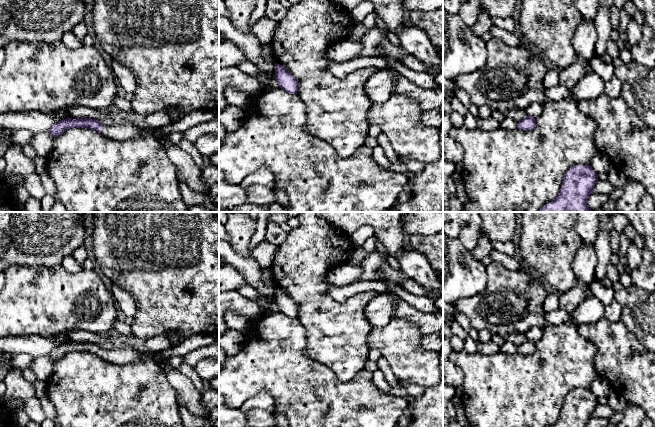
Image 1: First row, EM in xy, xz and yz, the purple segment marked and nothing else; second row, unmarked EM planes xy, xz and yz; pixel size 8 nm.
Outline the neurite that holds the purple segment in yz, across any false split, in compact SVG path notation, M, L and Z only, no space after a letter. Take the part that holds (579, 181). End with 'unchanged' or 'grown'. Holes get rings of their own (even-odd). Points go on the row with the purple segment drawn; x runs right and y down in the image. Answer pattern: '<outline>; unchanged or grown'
M576 165L571 167L564 176L557 197L545 204L539 212L594 212L587 205L587 198L593 194L593 188L598 182L598 174L590 165Z; unchanged

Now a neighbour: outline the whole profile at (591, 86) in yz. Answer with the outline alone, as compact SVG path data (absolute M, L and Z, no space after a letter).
M592 72L588 75L584 75L577 84L569 89L559 84L557 86L546 89L546 100L544 103L534 102L530 104L525 110L528 116L537 118L543 112L544 106L551 101L560 101L566 97L572 97L576 101L590 100L599 97L604 93L605 81Z

